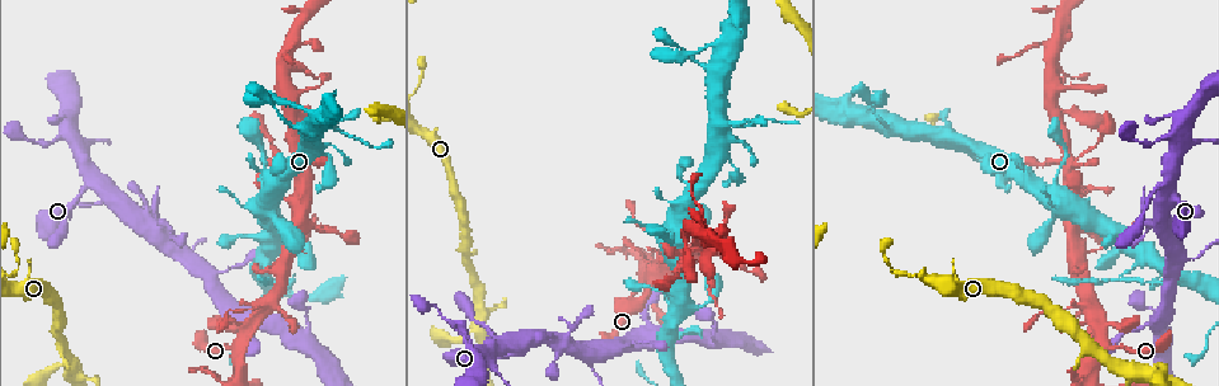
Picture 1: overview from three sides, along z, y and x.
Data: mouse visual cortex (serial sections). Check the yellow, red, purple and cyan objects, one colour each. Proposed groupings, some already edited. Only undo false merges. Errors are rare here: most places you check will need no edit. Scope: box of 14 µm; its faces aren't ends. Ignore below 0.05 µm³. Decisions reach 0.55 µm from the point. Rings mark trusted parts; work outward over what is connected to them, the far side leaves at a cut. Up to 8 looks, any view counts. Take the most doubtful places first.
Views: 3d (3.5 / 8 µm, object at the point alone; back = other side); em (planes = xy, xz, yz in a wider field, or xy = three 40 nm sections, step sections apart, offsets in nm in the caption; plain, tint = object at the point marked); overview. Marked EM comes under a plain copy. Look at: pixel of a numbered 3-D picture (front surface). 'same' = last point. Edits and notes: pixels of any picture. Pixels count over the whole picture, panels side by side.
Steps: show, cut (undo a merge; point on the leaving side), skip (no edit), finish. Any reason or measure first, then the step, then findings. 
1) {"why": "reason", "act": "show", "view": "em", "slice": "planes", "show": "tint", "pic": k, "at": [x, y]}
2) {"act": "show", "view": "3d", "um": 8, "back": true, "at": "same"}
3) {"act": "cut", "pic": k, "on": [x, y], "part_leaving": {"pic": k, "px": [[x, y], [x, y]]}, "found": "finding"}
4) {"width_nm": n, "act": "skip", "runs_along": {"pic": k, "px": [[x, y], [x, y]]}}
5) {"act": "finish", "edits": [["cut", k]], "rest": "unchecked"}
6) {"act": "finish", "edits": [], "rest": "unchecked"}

{"why": "thin arm on a thick one", "act": "show", "view": "3d", "um": 3.5, "pic": 1, "at": [492, 308]}

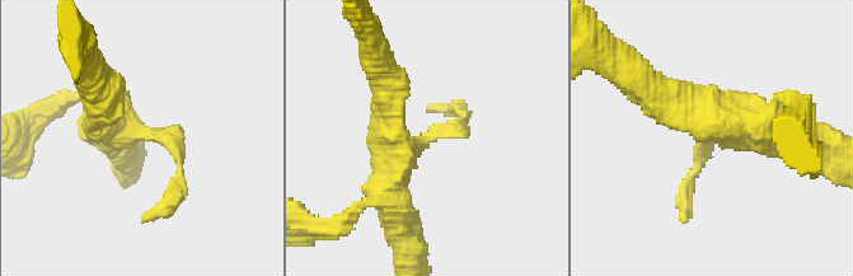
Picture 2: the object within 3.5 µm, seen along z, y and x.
{"arms": 3, "arm_widths_nm": [100, 350, 500], "why": "shape alone is not enough", "act": "show", "view": "em", "slice": "xy", "step": 3, "show": "tint", "pic": 2, "at": [429, 140]}

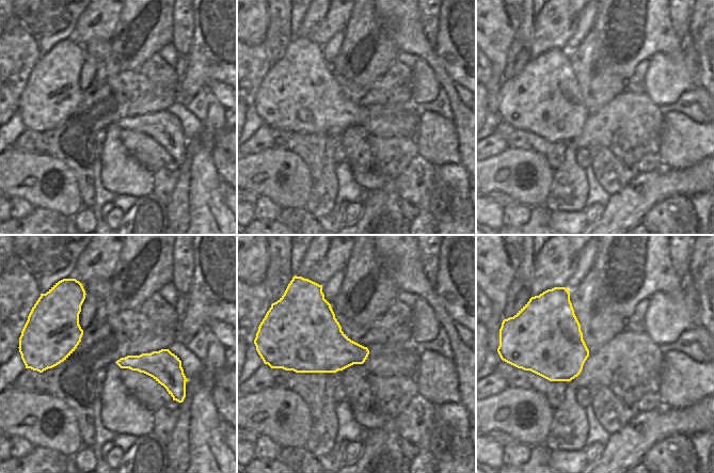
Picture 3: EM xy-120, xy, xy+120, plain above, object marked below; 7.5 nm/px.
{"act": "skip", "found": "one cell here"}

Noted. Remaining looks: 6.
{"why": "three-way junction", "act": "show", "view": "3d", "um": 3.5, "pic": 1, "at": [269, 304]}

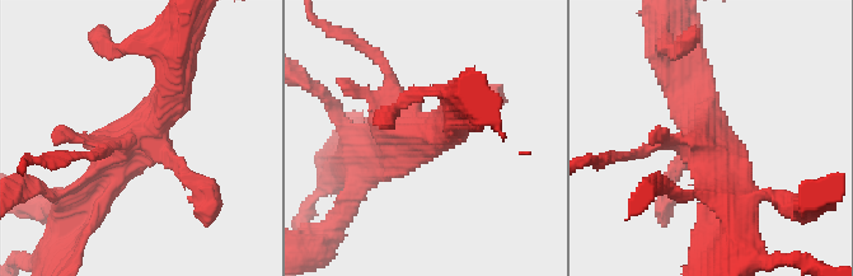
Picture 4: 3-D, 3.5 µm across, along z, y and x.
{"why": "now the EM", "act": "show", "view": "em", "slice": "xy", "step": 2, "show": "tint", "pic": 4, "at": [714, 141]}

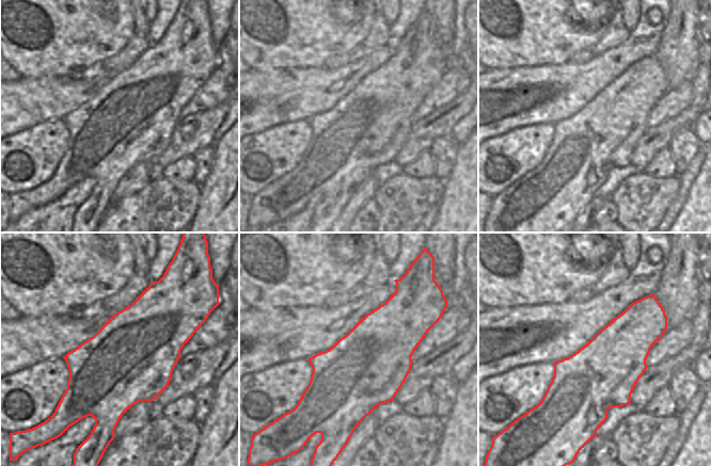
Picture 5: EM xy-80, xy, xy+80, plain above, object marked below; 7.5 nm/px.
{"act": "skip", "found": "one cell here"}

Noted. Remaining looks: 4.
{"why": "three-way junction", "act": "show", "view": "3d", "um": 3.5, "pic": 1, "at": [1093, 365]}

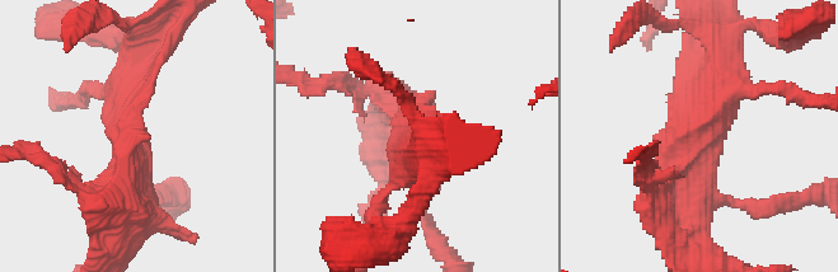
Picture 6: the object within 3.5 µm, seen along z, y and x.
{"why": "need the tissue", "act": "show", "view": "em", "slice": "planes", "show": "tint", "pic": 6, "at": [695, 148]}

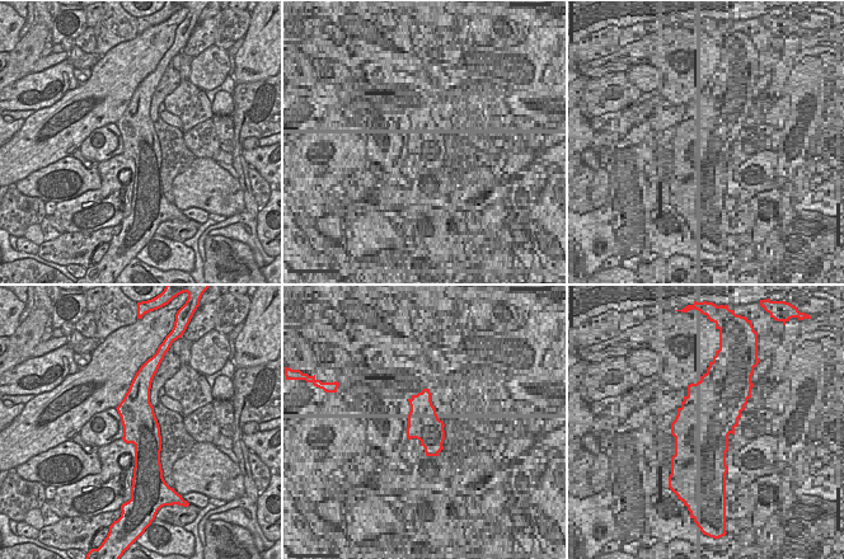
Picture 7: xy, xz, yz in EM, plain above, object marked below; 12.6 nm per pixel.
{"act": "skip", "runs_along": {"pic": 6, "px": [[111, 89], [150, 202]]}, "found": "one cell here"}

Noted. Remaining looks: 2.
{"act": "finish", "edits": [], "rest": "unchecked"}

